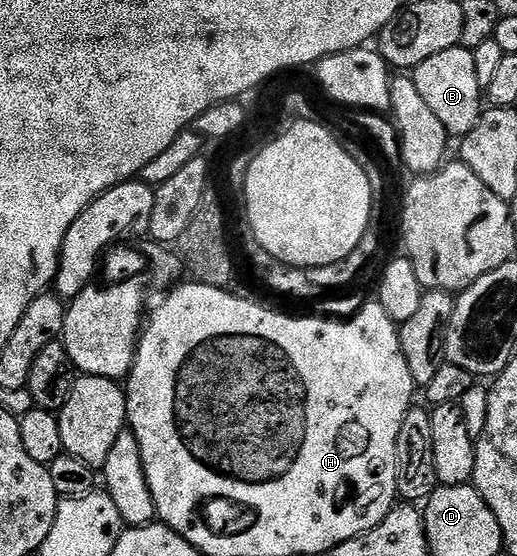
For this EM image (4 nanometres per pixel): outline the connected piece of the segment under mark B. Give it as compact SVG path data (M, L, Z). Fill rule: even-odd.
M462 44L449 47L449 51L441 51L425 59L410 74L413 83L417 83L417 91L421 99L437 115L441 127L452 138L462 139L466 133L477 127L477 119L485 108L485 90L477 83L477 67L473 64L472 50L463 48Z

